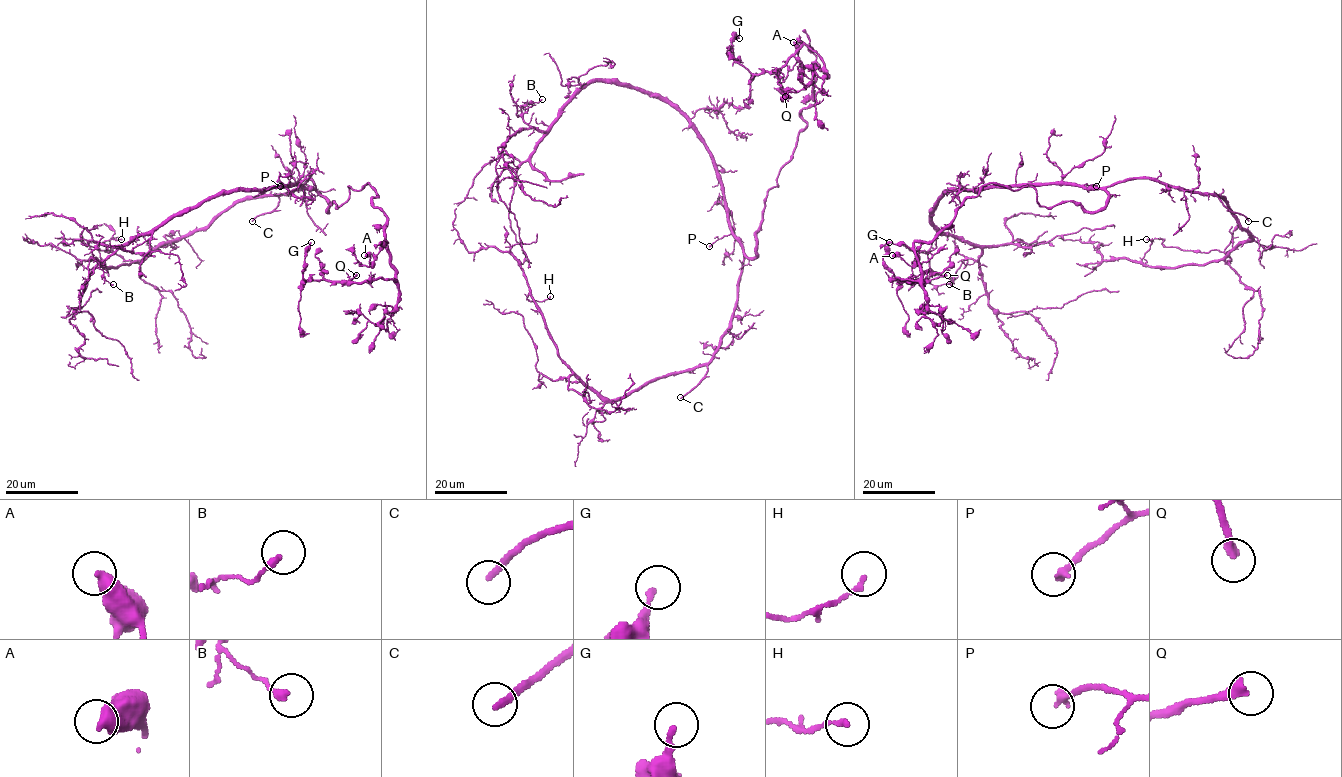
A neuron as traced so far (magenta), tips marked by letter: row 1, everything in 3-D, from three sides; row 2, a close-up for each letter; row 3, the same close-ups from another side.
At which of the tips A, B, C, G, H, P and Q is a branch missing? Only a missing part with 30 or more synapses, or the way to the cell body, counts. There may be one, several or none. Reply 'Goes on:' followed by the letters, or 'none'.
Goes on: C, Q

